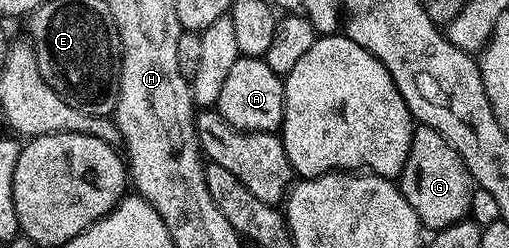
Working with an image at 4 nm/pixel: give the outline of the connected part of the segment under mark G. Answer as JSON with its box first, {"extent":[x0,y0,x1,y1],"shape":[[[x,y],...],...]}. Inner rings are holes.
{"extent":[400,124,475,229],"shape":[[[427,124],[415,127],[408,150],[408,162],[404,162],[400,177],[400,187],[408,206],[416,210],[418,223],[423,229],[447,228],[469,217],[470,199],[475,190],[470,172],[464,166],[461,154]]]}

